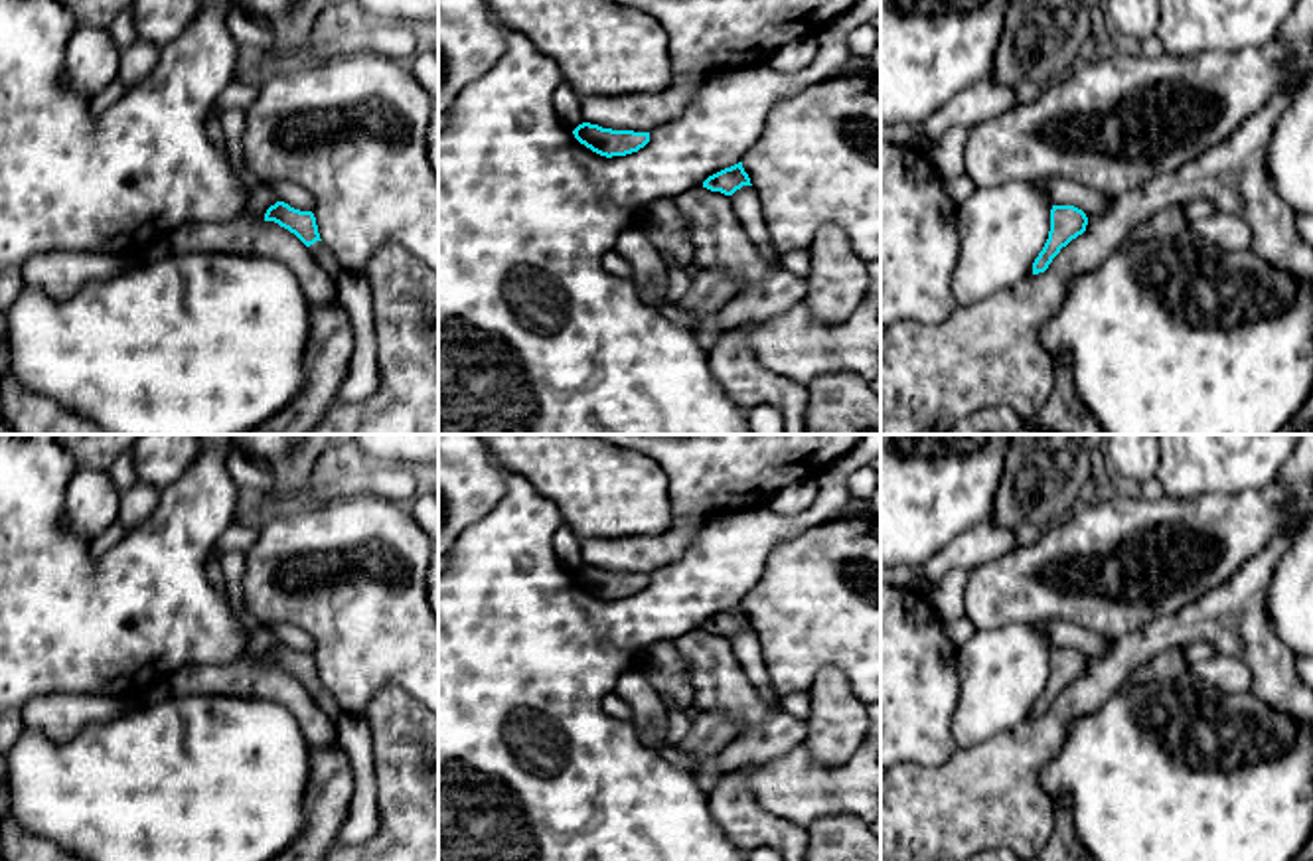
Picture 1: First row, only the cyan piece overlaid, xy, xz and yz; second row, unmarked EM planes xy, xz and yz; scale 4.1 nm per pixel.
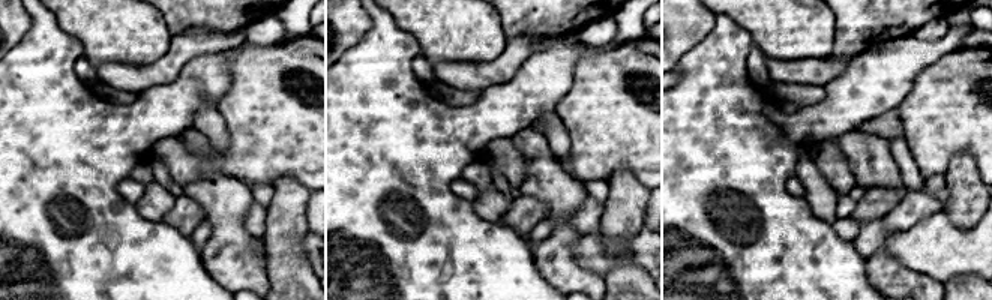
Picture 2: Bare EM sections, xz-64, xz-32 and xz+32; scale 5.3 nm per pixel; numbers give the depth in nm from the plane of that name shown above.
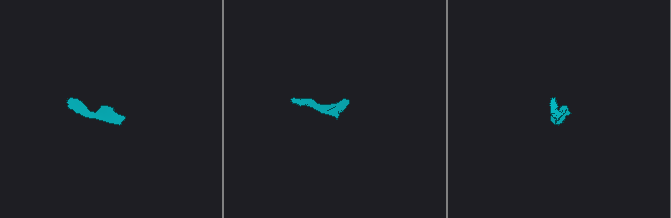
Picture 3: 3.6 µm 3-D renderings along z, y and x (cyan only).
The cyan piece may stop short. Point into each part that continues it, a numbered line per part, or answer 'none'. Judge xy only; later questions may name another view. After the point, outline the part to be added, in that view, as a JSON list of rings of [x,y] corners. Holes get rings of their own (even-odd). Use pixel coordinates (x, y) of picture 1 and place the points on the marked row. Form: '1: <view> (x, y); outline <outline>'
1: xy (322, 255); outline [[[316,241],[314,245],[308,247],[308,251],[312,253],[314,261],[328,273],[334,276],[334,280],[342,274],[342,267],[338,263],[338,259],[334,257],[334,253],[322,243]]]

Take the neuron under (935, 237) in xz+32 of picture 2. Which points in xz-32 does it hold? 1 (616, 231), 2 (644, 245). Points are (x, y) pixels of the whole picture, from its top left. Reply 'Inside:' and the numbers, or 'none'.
Inside: 2

